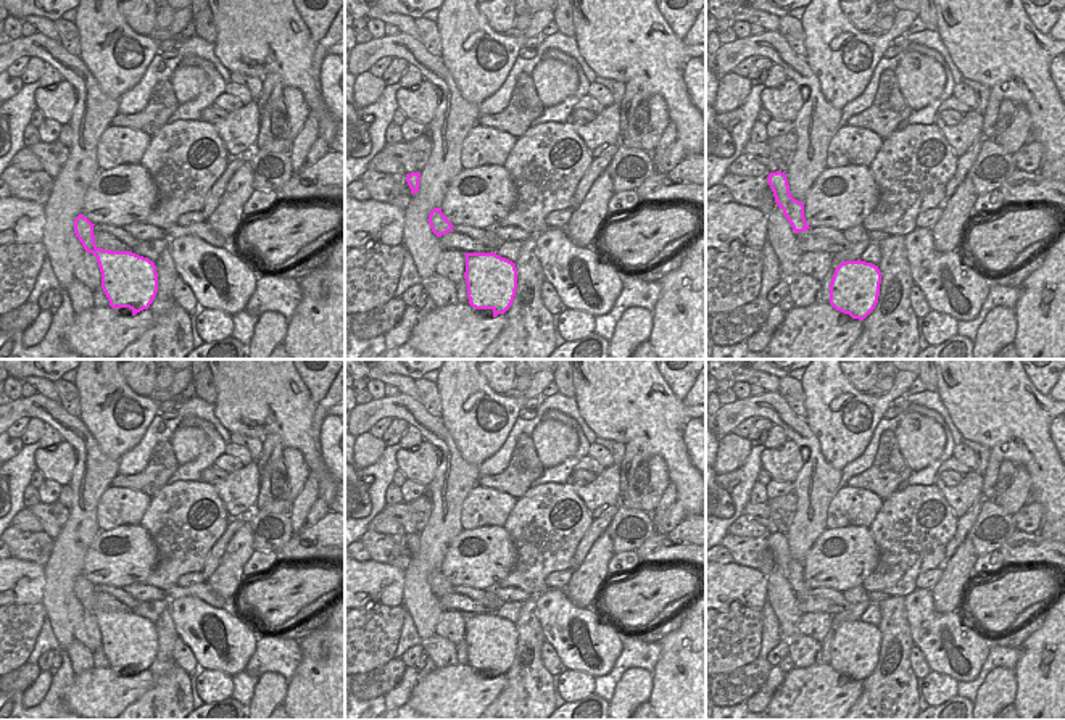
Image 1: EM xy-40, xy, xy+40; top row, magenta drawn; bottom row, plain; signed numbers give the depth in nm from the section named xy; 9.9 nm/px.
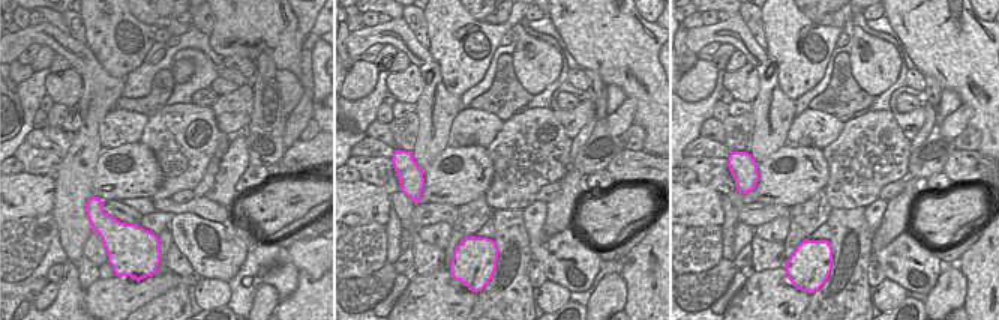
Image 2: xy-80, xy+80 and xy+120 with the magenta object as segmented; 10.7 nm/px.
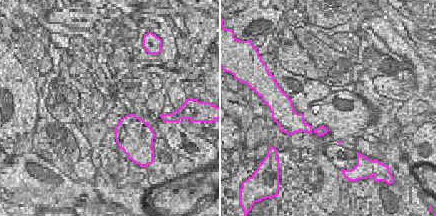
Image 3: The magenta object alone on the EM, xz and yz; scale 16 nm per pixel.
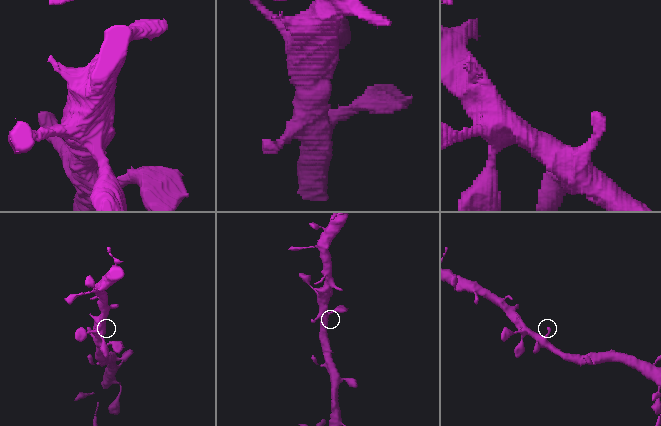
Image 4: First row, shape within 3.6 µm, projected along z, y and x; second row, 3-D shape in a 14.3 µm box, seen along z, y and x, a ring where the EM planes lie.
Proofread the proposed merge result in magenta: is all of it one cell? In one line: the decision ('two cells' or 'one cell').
one cell

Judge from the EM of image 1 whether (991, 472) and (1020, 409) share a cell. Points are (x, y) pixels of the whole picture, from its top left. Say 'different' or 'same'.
different

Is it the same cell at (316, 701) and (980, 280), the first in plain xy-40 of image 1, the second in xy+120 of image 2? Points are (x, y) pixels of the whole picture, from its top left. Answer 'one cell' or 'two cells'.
one cell

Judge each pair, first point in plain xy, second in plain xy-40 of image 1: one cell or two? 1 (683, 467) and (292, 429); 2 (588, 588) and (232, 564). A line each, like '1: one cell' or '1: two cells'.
1: one cell
2: one cell

